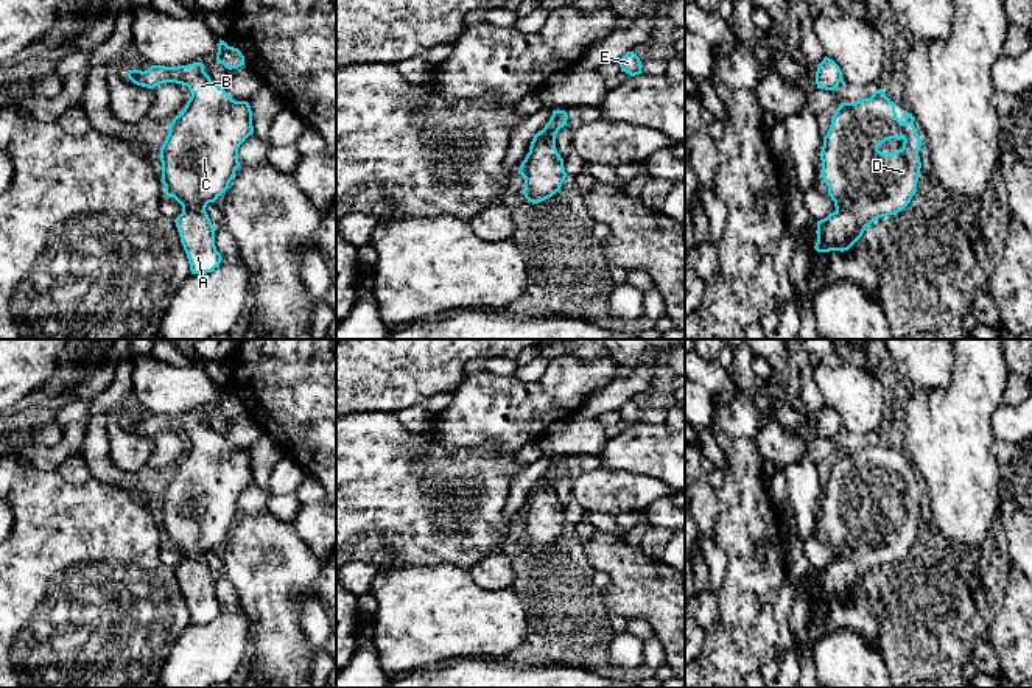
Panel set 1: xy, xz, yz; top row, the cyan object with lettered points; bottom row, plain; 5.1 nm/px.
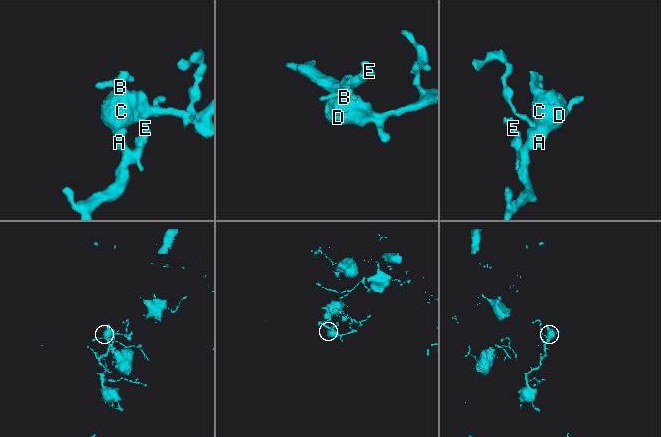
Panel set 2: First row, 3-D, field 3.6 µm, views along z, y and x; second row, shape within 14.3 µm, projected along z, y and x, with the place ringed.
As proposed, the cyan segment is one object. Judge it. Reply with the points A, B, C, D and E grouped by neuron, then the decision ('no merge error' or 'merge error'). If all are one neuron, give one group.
A B C D E; no merge error

